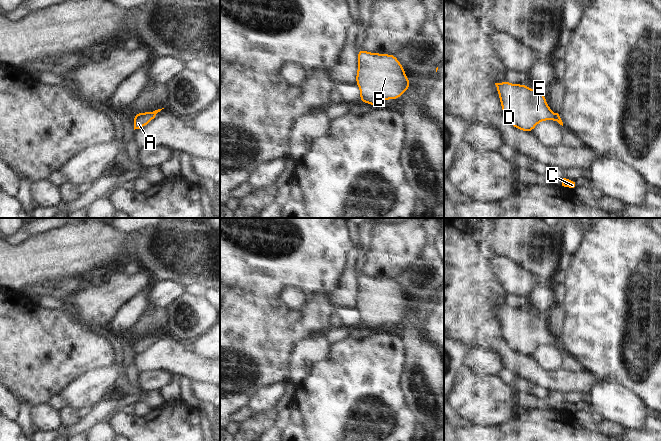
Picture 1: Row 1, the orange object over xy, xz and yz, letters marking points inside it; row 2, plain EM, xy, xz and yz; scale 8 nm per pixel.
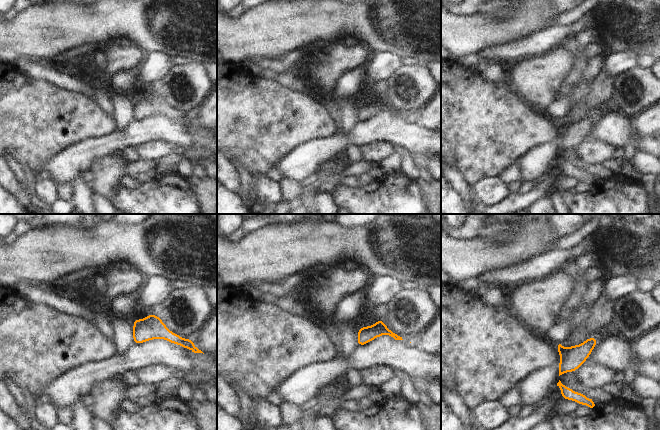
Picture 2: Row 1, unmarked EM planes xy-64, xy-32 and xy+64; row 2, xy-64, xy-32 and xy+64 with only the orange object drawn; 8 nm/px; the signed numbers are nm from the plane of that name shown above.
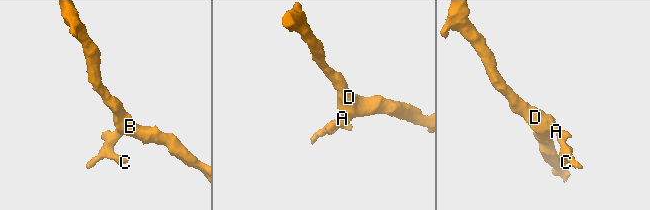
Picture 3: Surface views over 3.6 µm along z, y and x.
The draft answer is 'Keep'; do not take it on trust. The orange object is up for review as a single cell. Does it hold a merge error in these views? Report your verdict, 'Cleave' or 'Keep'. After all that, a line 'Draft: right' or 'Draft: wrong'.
Keep
Draft: right

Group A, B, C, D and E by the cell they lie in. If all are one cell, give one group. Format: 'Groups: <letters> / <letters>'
Groups: A B C D E

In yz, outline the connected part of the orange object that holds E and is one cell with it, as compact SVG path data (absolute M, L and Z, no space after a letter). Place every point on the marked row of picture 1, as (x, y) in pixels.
M507 80L495 83L502 107L502 113L509 124L523 132L533 132L541 121L557 121L563 126L558 113L553 112L546 102L546 97L541 90L533 90L524 84L511 84Z

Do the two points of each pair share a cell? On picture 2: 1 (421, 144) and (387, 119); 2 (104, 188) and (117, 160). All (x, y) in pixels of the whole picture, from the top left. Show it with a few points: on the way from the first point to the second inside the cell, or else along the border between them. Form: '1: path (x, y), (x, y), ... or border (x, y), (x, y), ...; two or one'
1: path (413, 137), (399, 131), (395, 127); one
2: path (104, 181), (105, 174), (112, 167); one

